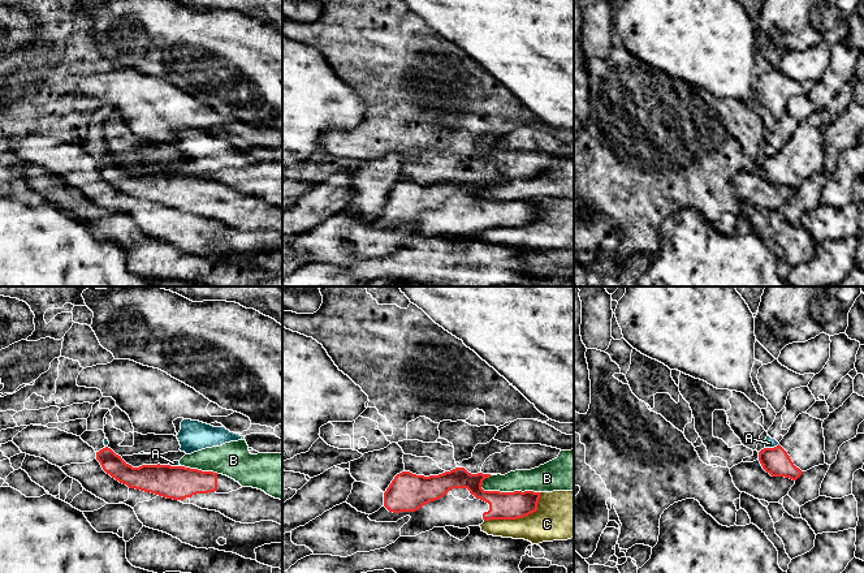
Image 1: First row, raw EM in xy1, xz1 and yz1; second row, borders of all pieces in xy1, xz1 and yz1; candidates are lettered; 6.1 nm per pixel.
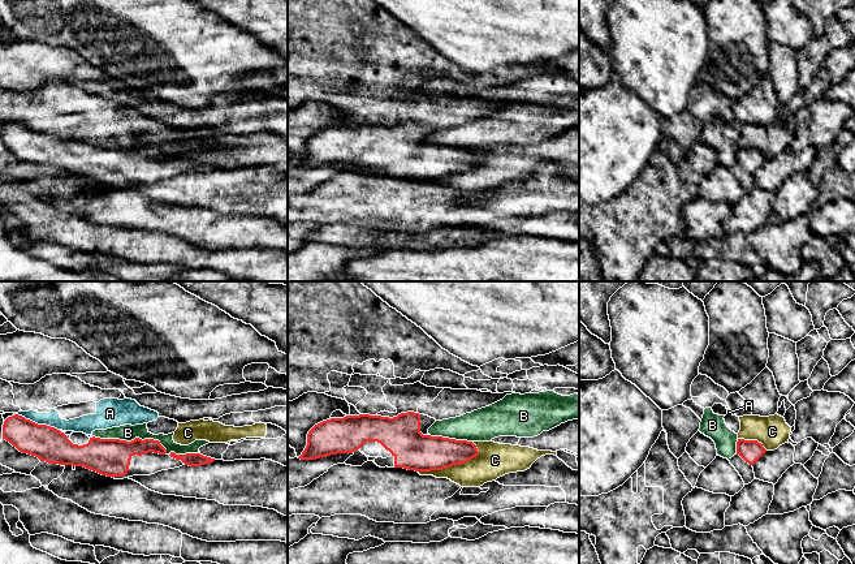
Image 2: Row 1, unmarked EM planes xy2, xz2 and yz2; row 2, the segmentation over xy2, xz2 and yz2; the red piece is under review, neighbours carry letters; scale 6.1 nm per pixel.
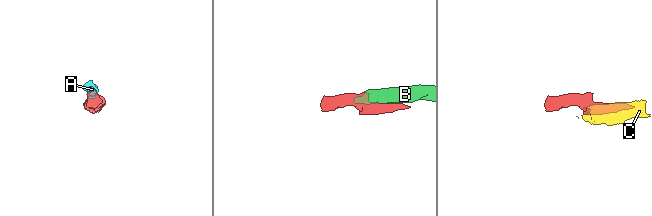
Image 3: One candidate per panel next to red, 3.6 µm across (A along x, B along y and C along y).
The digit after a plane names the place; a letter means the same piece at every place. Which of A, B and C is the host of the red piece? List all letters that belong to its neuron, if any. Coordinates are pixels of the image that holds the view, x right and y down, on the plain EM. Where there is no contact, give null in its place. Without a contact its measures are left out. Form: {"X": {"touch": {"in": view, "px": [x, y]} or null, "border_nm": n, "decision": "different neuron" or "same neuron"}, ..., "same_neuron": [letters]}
{"A": {"touch": {"in": "xy2", "px": [37, 132]}, "border_nm": 300, "decision": "different neuron"}, "B": {"touch": {"in": "xy2", "px": [132, 149]}, "border_nm": 480, "decision": "different neuron"}, "C": {"touch": {"in": "xz2", "px": [449, 175]}, "border_nm": 400, "decision": "different neuron"}, "same_neuron": []}

